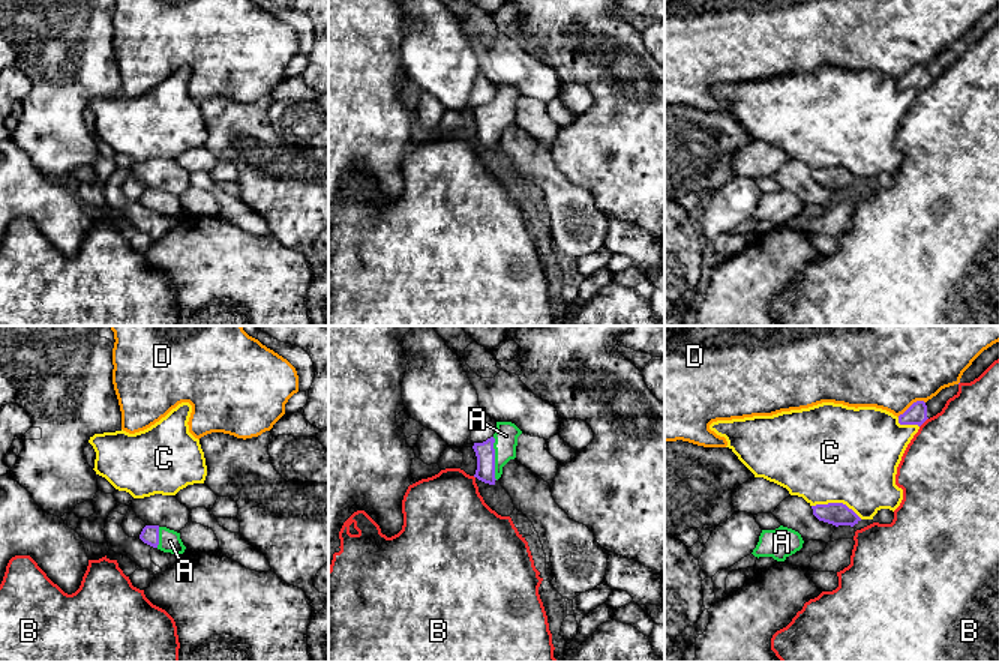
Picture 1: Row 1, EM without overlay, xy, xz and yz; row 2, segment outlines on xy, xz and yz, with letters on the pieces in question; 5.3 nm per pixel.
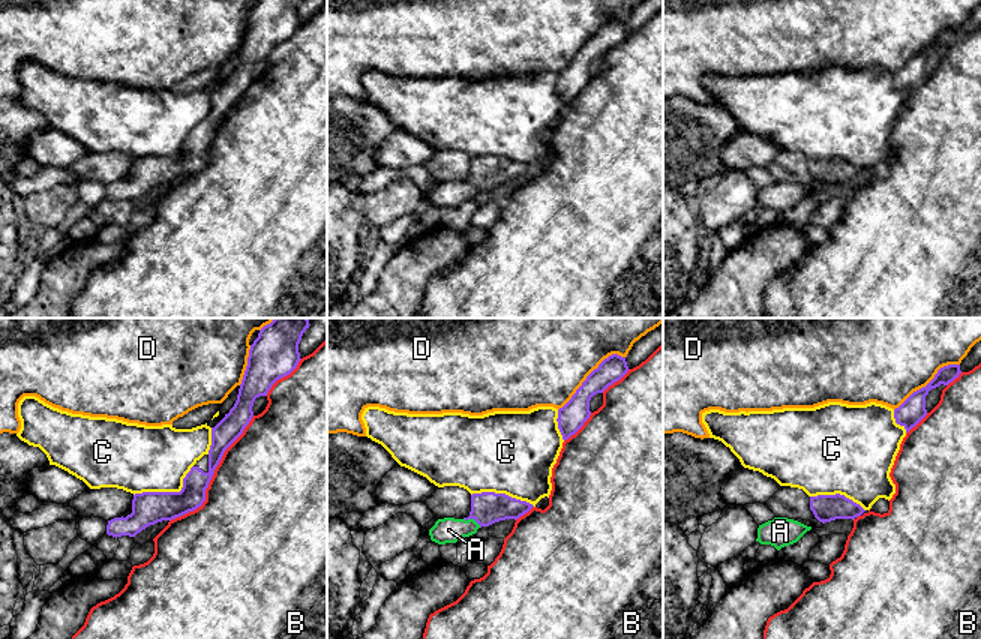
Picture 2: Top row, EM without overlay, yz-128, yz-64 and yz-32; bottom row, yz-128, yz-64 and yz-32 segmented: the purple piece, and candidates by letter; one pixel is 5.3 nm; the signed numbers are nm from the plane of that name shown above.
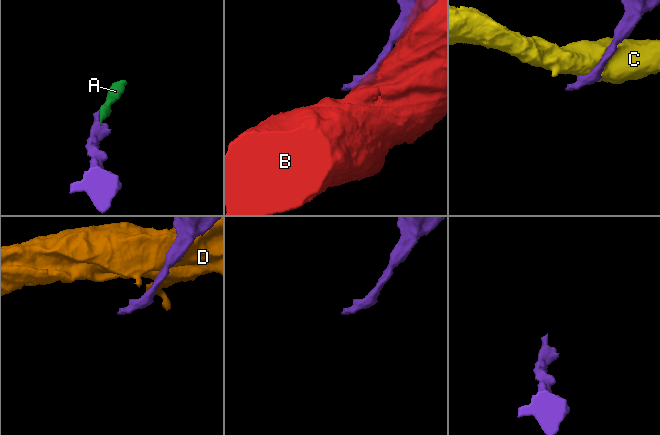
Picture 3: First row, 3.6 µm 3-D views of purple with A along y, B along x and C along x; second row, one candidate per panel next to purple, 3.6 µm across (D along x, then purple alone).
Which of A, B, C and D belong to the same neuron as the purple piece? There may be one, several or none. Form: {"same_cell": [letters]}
{"same_cell": ["A"]}

